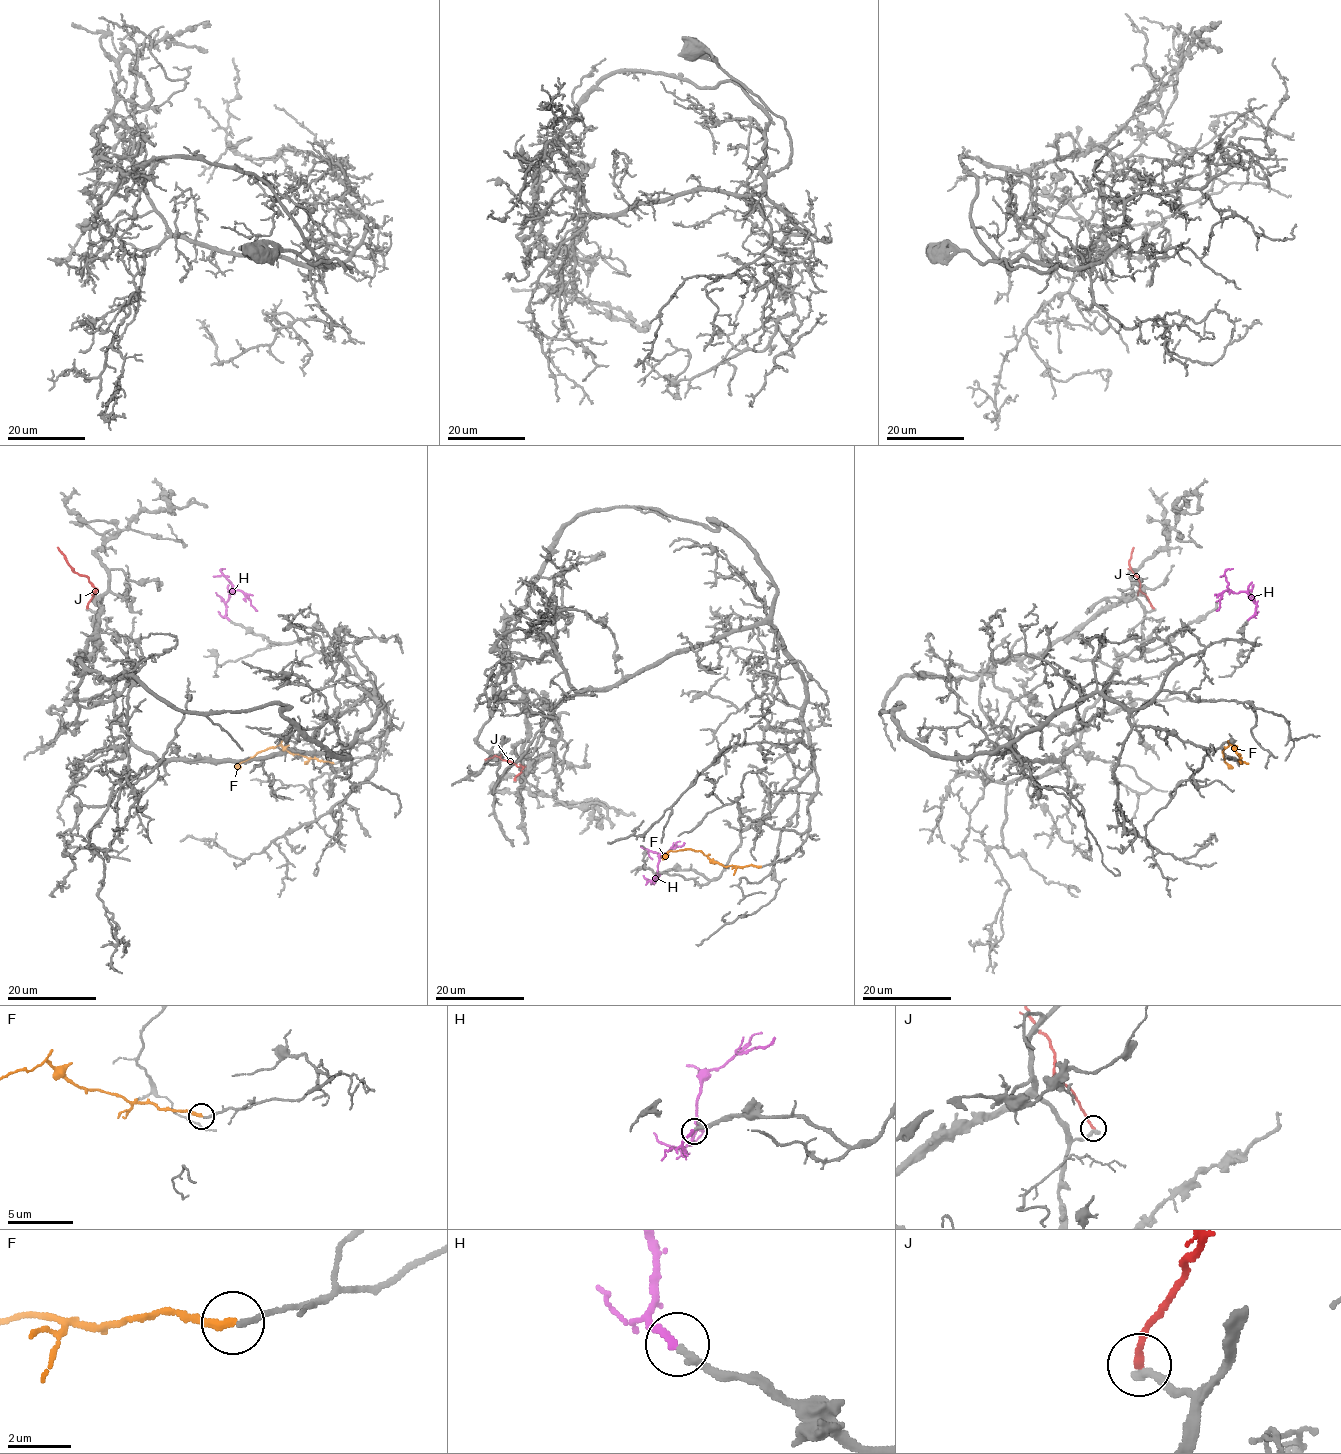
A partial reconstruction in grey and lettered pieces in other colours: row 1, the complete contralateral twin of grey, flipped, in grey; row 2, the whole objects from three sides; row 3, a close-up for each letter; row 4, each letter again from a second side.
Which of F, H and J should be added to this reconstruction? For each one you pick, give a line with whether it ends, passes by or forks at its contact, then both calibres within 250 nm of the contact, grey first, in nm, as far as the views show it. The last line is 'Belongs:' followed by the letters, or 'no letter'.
H: It ends there. Thickness 240 nm (grey) against 200 nm
Belongs: H

